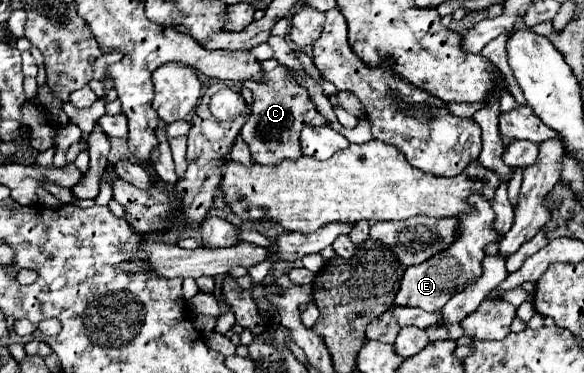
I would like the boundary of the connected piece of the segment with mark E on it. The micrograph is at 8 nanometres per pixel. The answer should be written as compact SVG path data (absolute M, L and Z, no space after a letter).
M475 195L475 199L471 199L471 211L467 215L459 215L459 225L461 227L459 227L457 243L453 243L451 249L441 251L439 255L431 257L429 261L409 267L405 271L401 289L399 289L393 305L397 305L397 307L419 307L419 309L425 309L425 311L437 311L457 291L471 285L481 275L481 259L485 257L483 247L491 241L497 241L497 235L491 227L493 219L495 219L495 213L493 213L491 205L485 199L479 199L479 195Z

